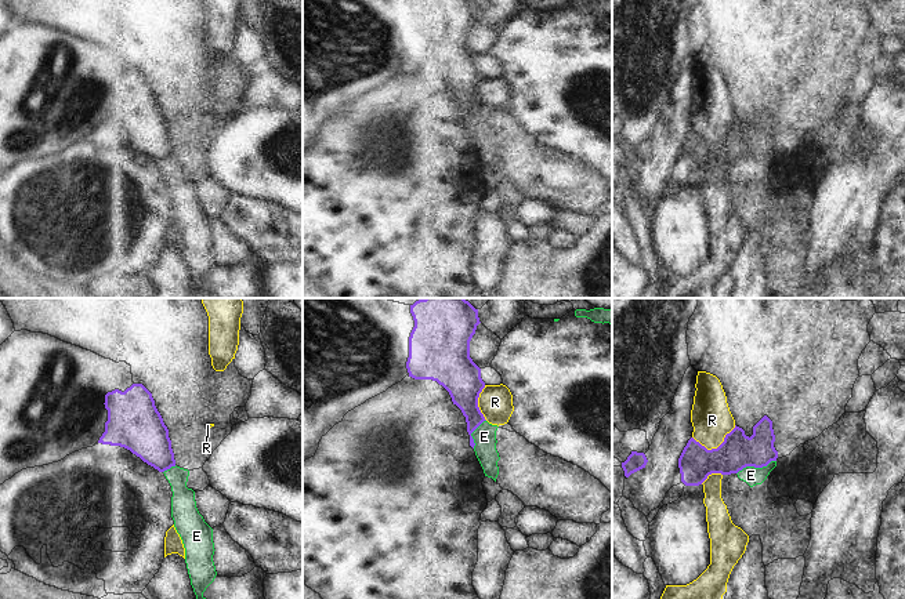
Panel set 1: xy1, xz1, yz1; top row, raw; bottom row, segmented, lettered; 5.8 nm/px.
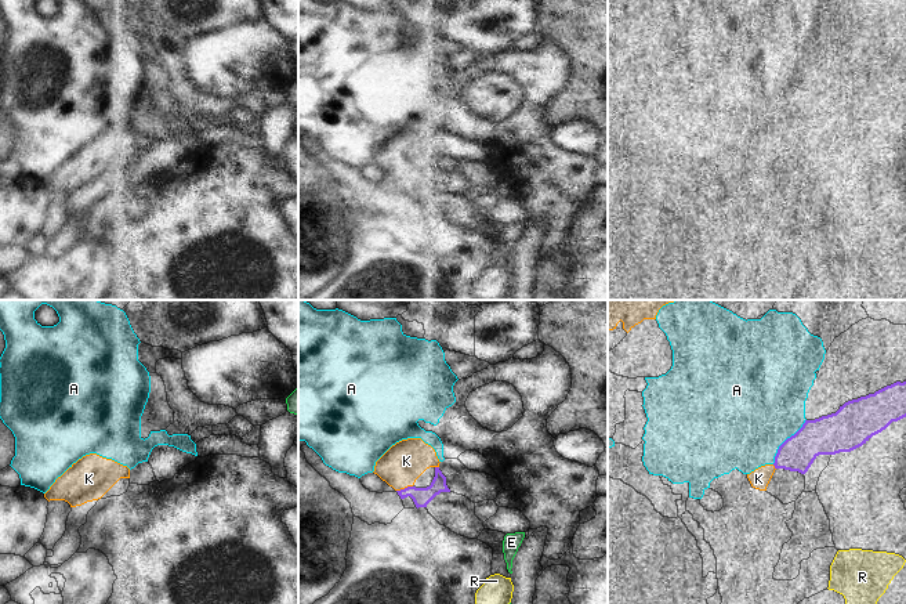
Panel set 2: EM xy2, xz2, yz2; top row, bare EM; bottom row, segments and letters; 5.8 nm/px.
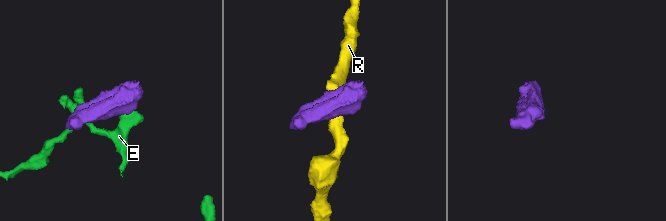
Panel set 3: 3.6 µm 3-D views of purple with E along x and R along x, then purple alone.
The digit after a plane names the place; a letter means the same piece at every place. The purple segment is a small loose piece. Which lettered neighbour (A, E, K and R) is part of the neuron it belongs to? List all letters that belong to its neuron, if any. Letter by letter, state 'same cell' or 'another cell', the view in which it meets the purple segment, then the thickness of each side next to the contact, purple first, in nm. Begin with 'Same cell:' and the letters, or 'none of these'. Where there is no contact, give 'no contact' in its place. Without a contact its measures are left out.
Same cell: K
A: another cell; meets purple in yz2; 220 nm thick on the purple side, 500 nm on the other
E: another cell; meets purple in yz1; 200 nm thick on the purple side, 100 nm on the other
K: same cell; meets purple in xz2; 110 nm thick on the purple side, 240 nm on the other
R: another cell; meets purple in yz1; 200 nm thick on the purple side, 240 nm on the other

